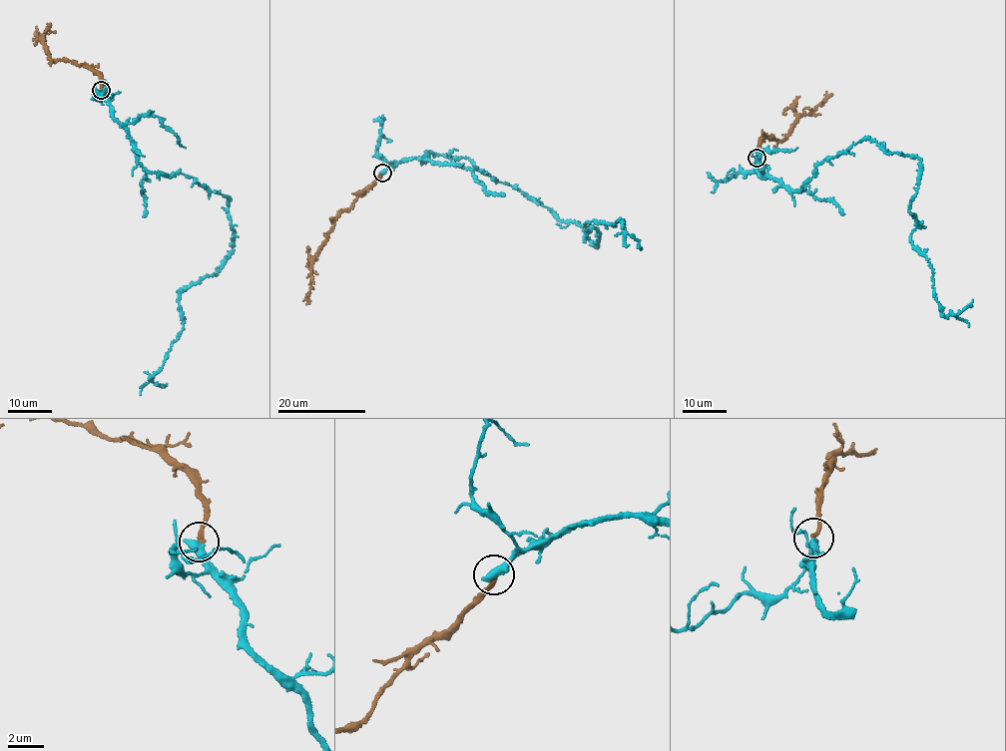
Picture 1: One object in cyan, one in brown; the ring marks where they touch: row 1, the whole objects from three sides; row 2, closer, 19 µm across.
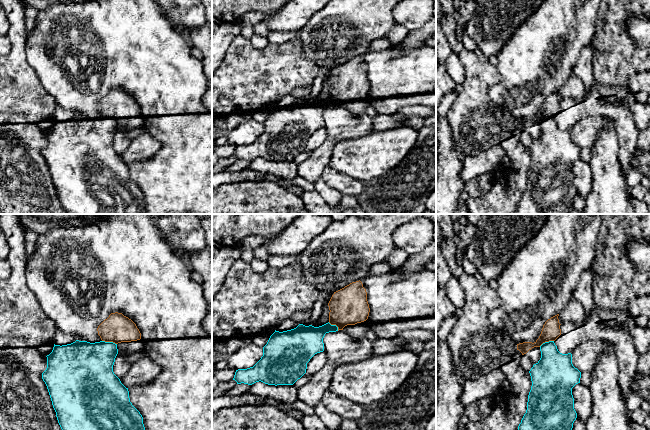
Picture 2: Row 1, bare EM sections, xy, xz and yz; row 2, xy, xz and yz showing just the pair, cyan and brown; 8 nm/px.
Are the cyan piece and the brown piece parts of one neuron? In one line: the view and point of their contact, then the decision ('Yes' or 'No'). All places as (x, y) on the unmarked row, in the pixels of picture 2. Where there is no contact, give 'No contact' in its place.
Touches cyan at xy (109, 118). No

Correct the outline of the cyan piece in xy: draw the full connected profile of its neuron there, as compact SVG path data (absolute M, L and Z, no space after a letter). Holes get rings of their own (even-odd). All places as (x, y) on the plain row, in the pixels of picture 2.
M79 117L55 121L42 149L58 199L70 214L146 214L143 193L132 181L129 167L113 148L118 130L113 118Z

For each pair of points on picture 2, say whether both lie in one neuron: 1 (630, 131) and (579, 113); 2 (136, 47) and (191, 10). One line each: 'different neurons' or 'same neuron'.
1: same neuron
2: different neurons

